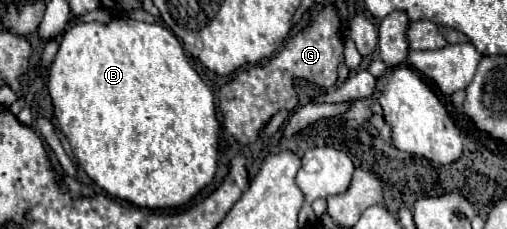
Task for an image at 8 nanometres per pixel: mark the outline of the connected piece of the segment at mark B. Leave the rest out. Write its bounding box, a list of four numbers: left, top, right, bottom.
[49,18,219,210]

